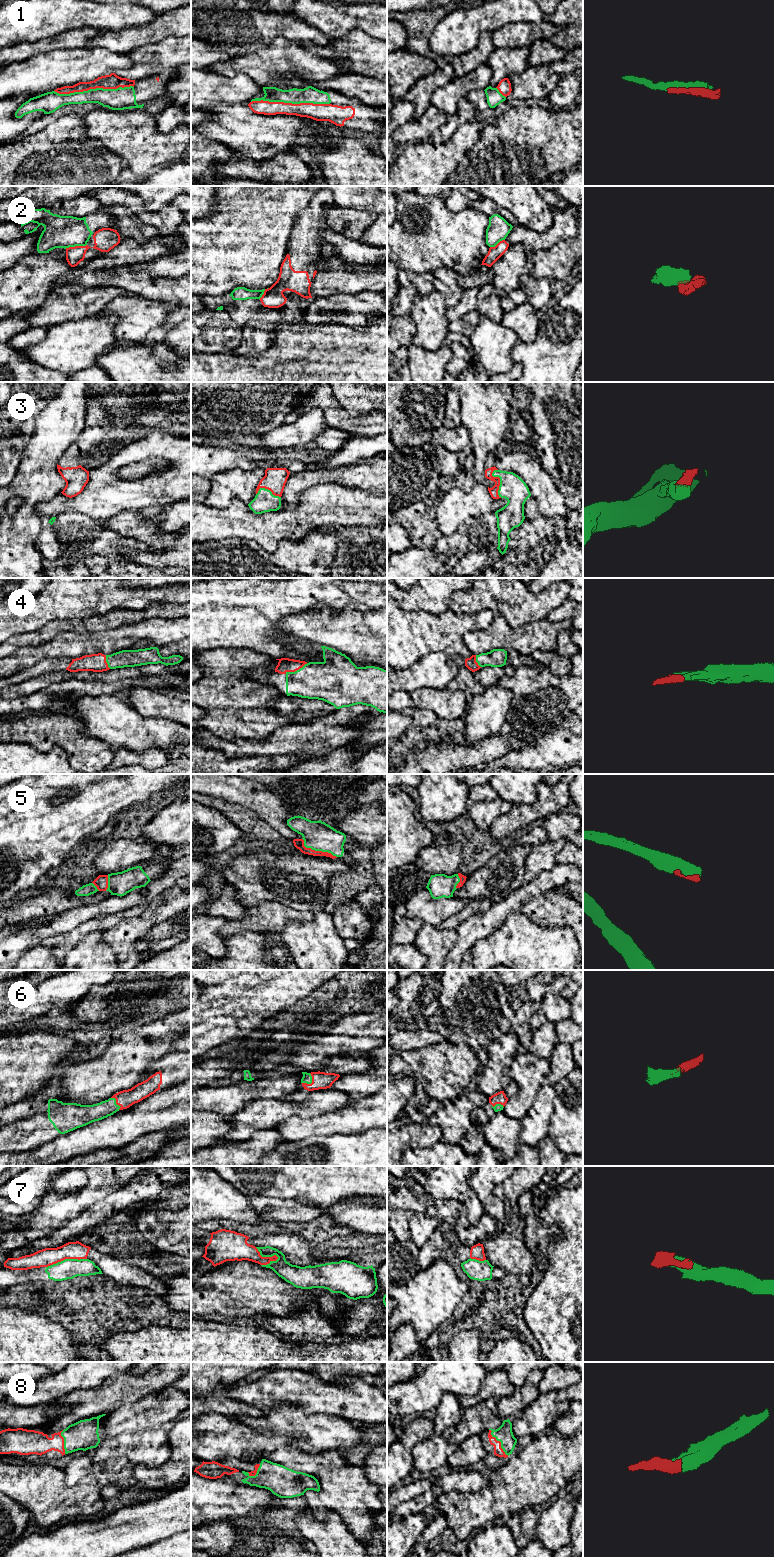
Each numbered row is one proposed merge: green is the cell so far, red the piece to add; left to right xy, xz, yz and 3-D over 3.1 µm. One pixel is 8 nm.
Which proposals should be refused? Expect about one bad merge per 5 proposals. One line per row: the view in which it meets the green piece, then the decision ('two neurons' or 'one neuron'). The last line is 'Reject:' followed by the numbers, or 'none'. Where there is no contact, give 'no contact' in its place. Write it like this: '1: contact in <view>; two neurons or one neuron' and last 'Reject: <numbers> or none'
1: contact in xy; one neuron
2: contact in xy; two neurons
3: contact in yz; one neuron
4: contact in xz; one neuron
5: contact in xz; one neuron
6: contact in xz; one neuron
7: contact in xz; two neurons
8: contact in yz; one neuron
Reject: 2, 7

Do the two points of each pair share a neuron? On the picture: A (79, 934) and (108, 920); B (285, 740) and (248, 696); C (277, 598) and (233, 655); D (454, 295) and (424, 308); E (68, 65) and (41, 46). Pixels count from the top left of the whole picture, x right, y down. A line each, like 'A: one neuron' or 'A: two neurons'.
A: one neuron
B: two neurons
C: two neurons
D: two neurons
E: two neurons

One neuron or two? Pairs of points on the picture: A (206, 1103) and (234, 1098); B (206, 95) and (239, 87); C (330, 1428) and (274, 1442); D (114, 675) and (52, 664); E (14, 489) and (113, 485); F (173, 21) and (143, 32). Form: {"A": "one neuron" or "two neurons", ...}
{"A": "one neuron", "B": "one neuron", "C": "two neurons", "D": "two neurons", "E": "two neurons", "F": "one neuron"}

